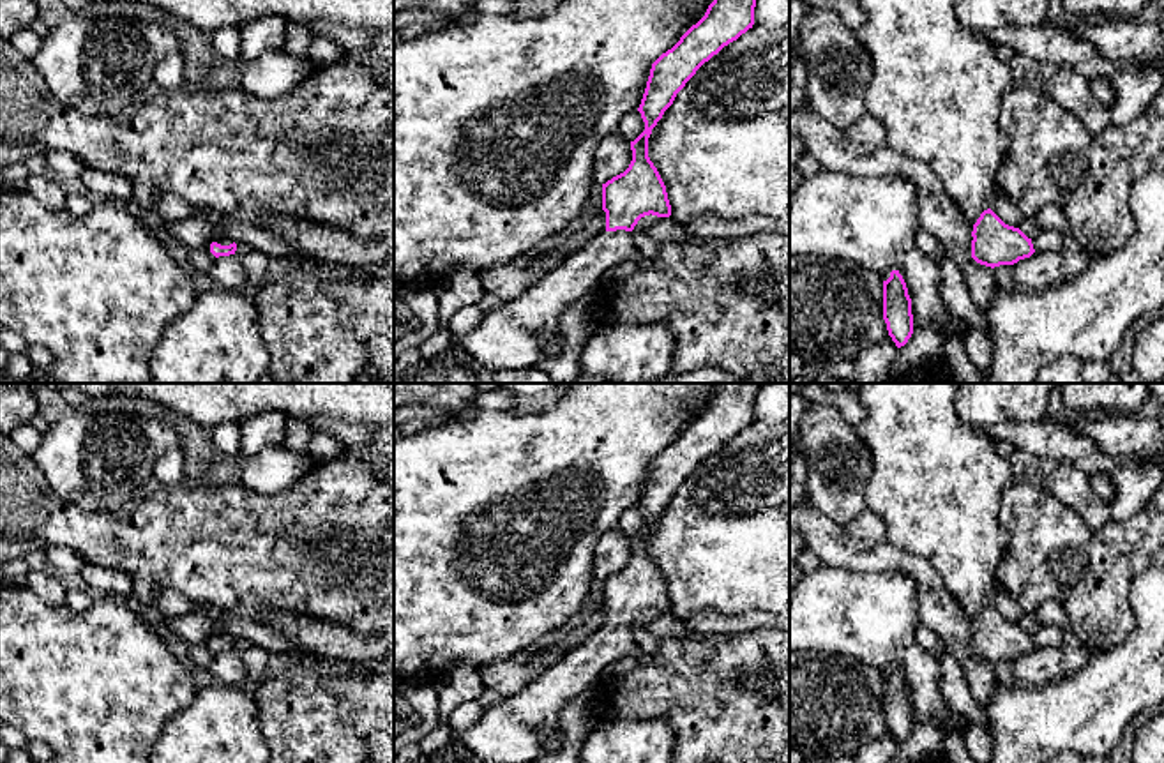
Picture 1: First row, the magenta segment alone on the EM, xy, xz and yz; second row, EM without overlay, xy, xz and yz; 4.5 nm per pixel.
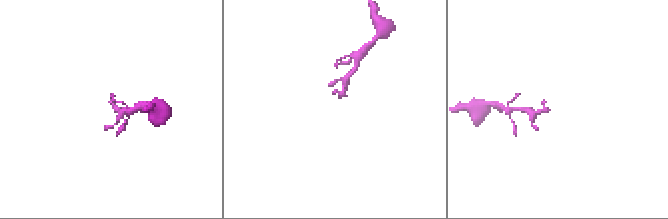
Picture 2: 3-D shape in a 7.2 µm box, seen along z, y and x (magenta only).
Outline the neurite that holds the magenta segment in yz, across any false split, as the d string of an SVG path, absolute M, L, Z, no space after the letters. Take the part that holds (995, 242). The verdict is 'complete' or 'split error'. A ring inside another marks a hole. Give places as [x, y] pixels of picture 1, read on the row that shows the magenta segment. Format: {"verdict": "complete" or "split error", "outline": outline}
{"verdict": "split error", "outline": "M991 208L984 210L971 231L971 258L986 267L1014 265L1033 253L1060 251L1063 235L1040 230L1028 238L1019 228L1005 224Z"}

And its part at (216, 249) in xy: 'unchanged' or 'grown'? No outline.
grown

